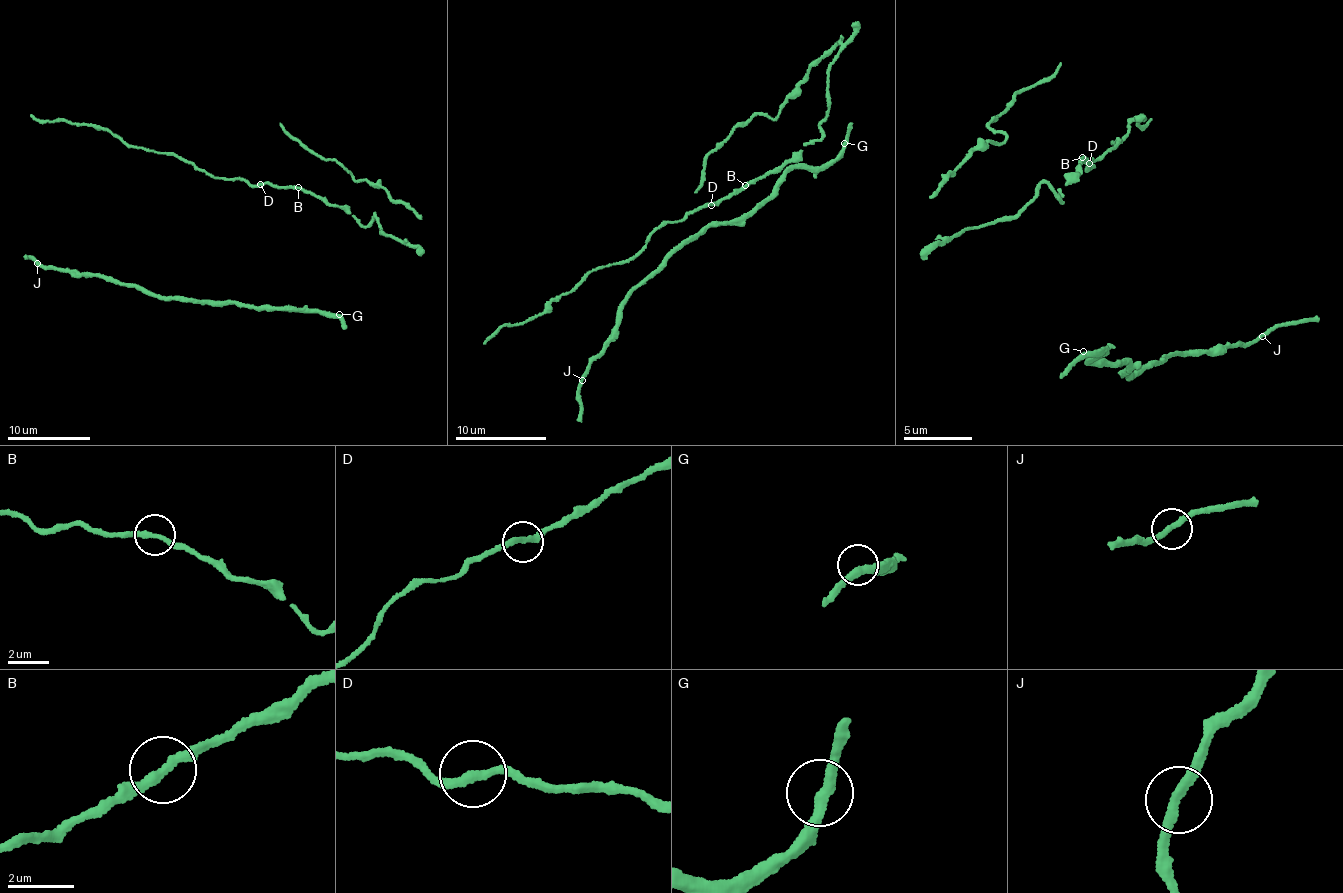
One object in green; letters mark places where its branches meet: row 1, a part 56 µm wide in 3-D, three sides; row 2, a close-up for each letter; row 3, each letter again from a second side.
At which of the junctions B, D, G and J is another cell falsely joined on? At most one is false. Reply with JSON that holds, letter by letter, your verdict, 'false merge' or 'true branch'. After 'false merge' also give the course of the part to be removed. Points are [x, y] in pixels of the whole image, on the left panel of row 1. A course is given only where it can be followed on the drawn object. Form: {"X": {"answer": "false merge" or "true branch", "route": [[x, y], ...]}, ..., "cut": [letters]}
{"B": {"answer": "true branch"}, "D": {"answer": "true branch"}, "G": {"answer": "true branch"}, "J": {"answer": "true branch"}, "cut": []}

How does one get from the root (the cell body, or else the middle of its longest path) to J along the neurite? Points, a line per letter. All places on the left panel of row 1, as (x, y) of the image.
J: (339, 314), (163, 300), (101, 275), (78, 276), (37, 263)

